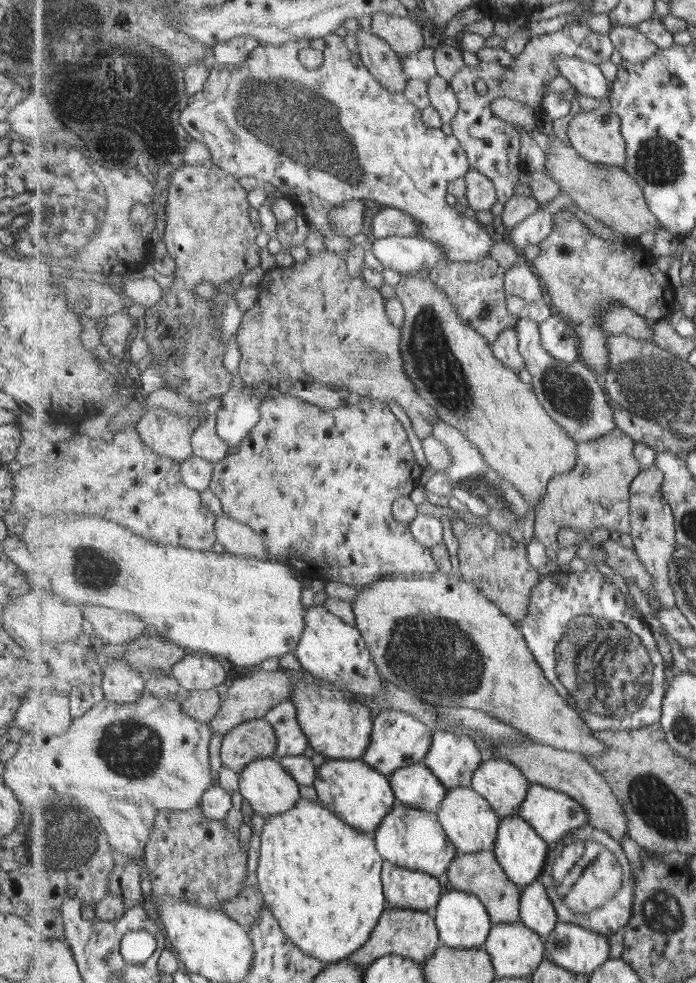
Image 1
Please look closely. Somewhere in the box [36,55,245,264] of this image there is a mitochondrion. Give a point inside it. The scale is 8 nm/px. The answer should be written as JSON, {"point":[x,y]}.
{"point":[59,82]}

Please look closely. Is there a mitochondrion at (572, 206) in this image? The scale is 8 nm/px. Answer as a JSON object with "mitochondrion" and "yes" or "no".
{"mitochondrion":"no"}

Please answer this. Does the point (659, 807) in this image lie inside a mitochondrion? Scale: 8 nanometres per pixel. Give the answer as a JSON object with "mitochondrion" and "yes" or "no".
{"mitochondrion":"yes"}

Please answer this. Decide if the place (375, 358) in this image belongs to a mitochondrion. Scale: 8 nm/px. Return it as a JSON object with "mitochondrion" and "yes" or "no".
{"mitochondrion":"yes"}

